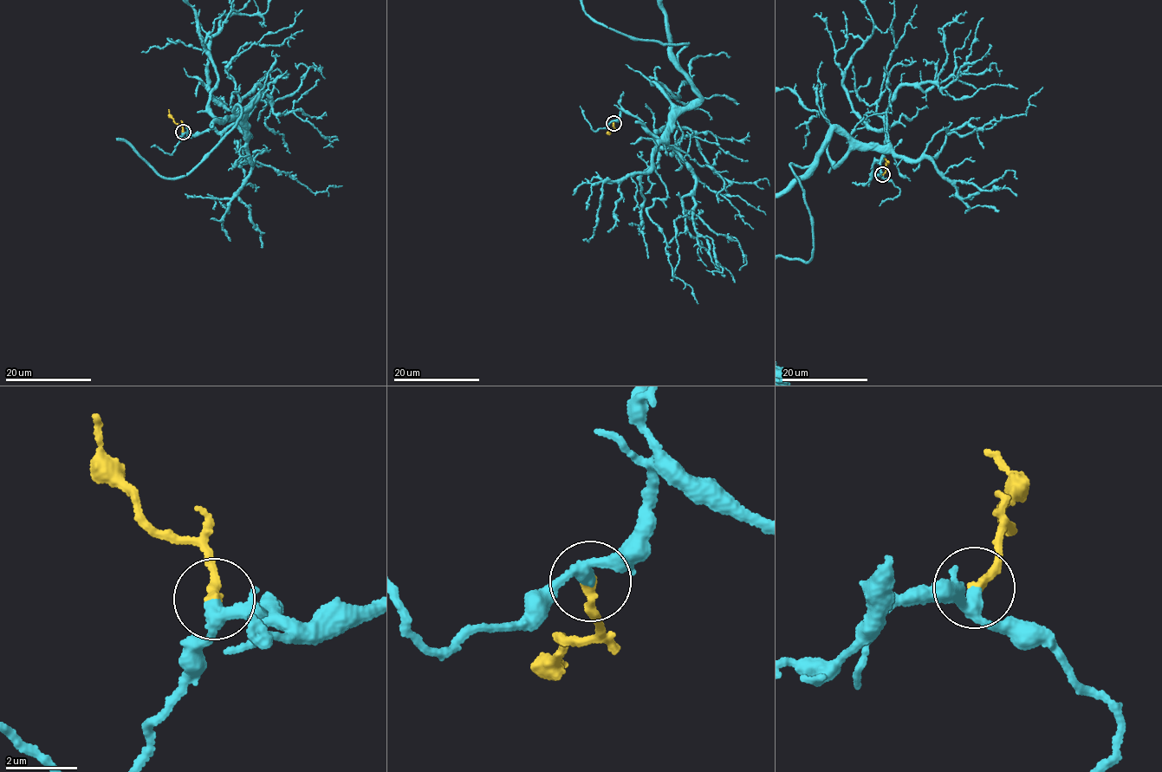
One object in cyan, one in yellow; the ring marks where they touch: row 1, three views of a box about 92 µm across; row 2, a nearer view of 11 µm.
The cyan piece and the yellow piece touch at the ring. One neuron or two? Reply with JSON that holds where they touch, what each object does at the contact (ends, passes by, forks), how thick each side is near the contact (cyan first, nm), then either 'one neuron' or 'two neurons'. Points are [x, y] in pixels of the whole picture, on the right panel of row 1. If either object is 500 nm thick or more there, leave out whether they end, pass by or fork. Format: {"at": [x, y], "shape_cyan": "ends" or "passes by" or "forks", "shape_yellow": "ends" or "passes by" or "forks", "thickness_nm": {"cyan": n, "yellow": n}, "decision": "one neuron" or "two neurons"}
{"at": [882, 174], "shape_cyan": "passes by", "shape_yellow": "ends", "thickness_nm": {"cyan": 320, "yellow": 280}, "decision": "one neuron"}

